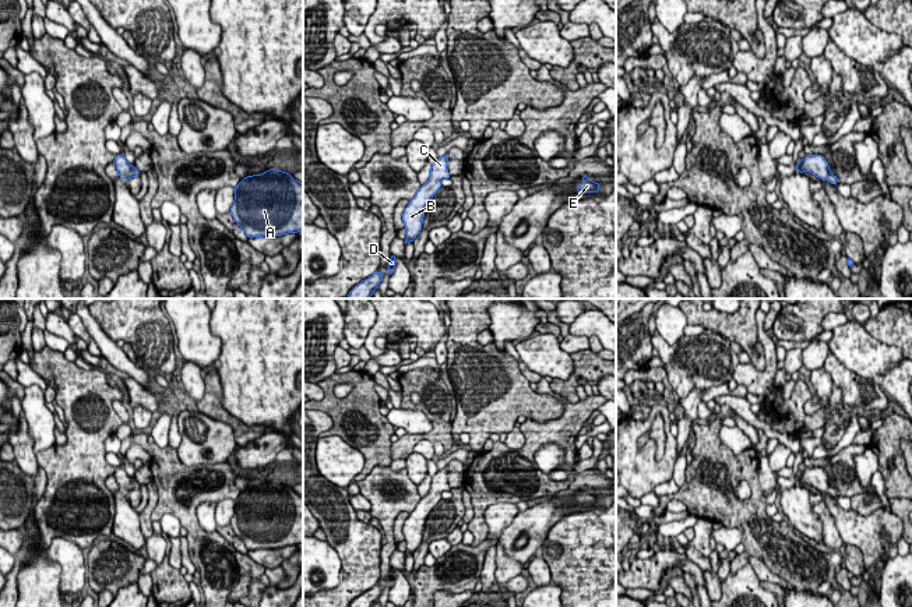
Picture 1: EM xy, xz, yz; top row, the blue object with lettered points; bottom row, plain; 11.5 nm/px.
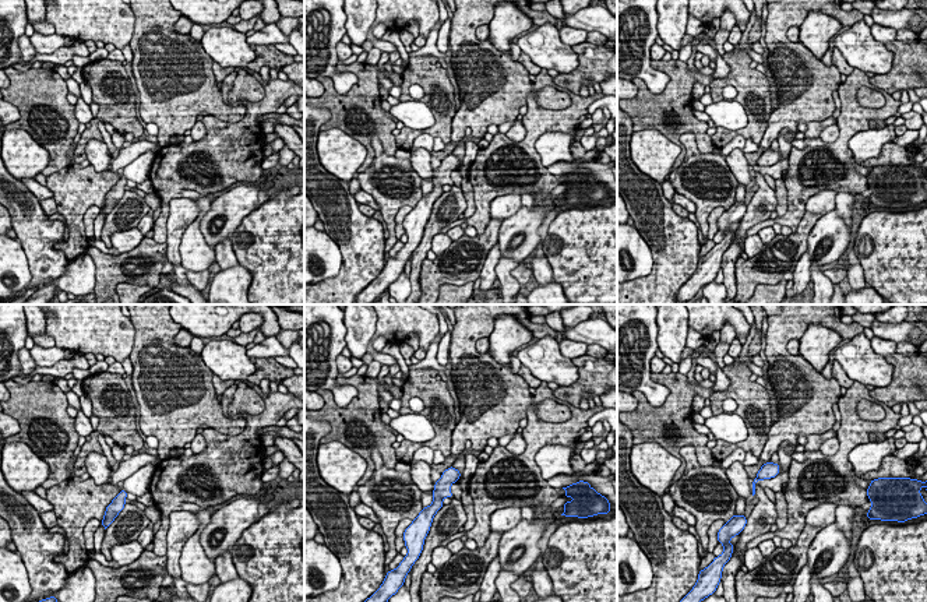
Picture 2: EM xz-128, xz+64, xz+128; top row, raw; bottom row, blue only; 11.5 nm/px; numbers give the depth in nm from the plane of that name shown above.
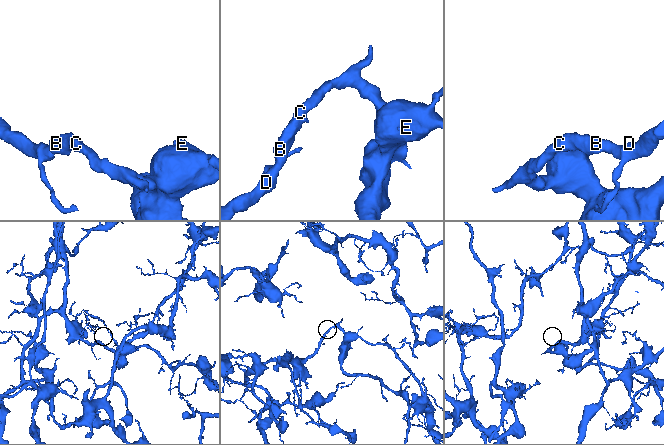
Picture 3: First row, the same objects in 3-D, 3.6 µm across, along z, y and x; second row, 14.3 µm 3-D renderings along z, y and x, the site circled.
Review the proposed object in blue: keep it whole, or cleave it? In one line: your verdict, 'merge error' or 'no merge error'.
no merge error

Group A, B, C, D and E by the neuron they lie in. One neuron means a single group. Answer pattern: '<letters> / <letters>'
A B C D E

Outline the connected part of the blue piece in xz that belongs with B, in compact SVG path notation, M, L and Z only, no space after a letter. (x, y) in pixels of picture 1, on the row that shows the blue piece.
M448 153L439 158L433 166L430 166L430 179L420 186L416 195L409 201L402 213L404 226L406 229L405 244L413 241L422 230L422 222L425 211L433 195L441 188L443 179L451 179L447 170Z

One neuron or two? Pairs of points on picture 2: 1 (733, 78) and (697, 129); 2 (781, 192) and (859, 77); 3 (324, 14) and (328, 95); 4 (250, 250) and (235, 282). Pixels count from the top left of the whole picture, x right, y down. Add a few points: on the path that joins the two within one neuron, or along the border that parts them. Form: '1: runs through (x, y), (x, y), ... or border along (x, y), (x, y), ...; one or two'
1: border along (709, 136), (716, 147); two
2: border along (782, 179), (786, 187), (786, 211), (778, 217); two
3: border along (319, 76), (327, 76), (341, 94), (358, 81); two
4: border along (229, 238), (236, 260), (250, 273), (249, 289); two

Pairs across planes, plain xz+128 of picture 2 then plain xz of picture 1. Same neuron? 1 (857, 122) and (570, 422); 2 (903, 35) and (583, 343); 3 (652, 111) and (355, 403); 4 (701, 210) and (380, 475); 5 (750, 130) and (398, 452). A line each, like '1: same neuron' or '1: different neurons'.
1: same neuron
2: different neurons
3: same neuron
4: same neuron
5: same neuron

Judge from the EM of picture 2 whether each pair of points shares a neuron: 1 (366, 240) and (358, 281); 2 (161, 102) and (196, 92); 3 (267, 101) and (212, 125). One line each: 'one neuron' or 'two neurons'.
1: one neuron
2: one neuron
3: one neuron

